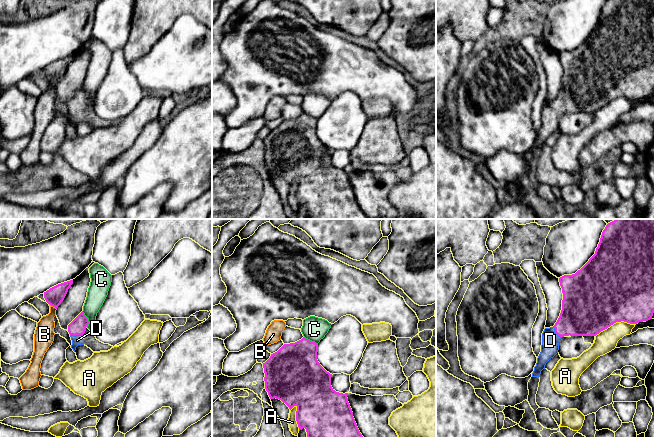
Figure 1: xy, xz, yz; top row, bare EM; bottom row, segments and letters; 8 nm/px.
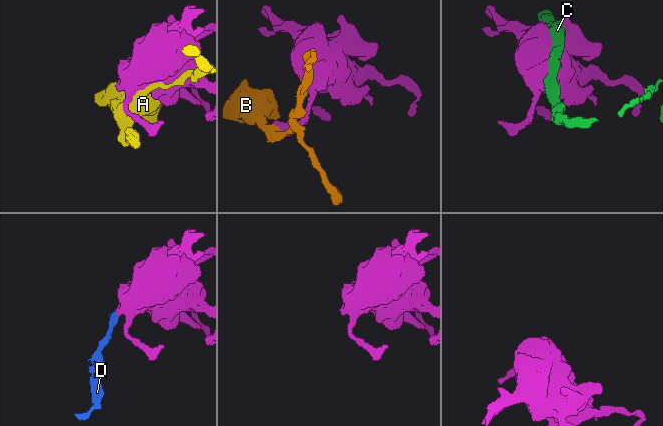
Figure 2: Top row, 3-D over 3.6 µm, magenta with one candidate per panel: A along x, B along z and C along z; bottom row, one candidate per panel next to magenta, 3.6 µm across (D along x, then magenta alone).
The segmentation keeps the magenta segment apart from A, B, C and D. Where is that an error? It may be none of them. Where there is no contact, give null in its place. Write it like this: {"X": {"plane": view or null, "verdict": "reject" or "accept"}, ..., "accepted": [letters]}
{"A": {"plane": "yz", "verdict": "reject"}, "B": {"plane": "xy", "verdict": "reject"}, "C": {"plane": "xy", "verdict": "reject"}, "D": {"plane": "xy", "verdict": "accept"}, "accepted": ["D"]}

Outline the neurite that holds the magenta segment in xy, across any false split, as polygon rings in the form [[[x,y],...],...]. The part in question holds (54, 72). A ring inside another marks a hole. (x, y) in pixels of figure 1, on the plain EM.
[[[70,56],[58,60],[44,68],[44,74],[46,78],[57,85],[61,78],[64,76],[68,65],[71,63],[72,60],[73,56]]]

